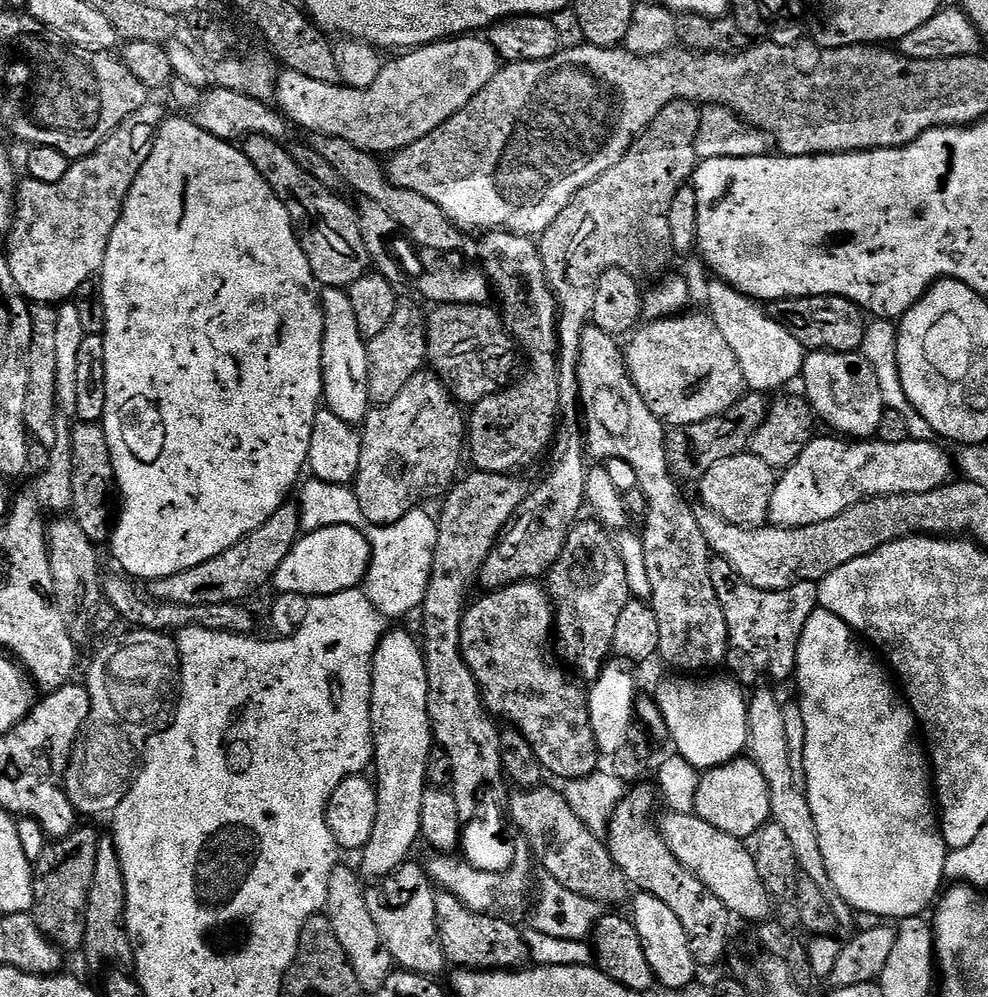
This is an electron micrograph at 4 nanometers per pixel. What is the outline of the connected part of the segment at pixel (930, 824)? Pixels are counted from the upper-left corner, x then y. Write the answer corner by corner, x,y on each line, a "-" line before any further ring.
817,606
810,614
810,618
806,618
806,626
800,635
796,651
796,671
794,673
796,688
800,691
800,720
804,723
802,787
804,795
808,797
810,814
814,816
814,830
818,834
818,846
822,850
822,862
826,864
826,874
831,891
838,893
857,913
865,912
868,916
880,916
876,918
887,918
889,921
899,922
907,920
909,916
924,916
927,913
927,908
929,907
929,911
937,903
942,892
940,883
945,883
946,880
944,866
950,849
945,846
940,833
930,761
922,751
922,744
918,739
916,715
902,699
901,693
898,691
893,677
886,671
885,665
881,663
878,656
878,661
876,661
875,655
877,656
877,653
865,647
854,635
852,629
848,627
848,624
842,622
842,618
838,618
836,614
830,614
830,610

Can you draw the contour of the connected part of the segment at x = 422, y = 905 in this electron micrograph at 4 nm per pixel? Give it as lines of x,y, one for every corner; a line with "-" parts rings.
405,862
399,864
392,871
392,875
387,877
383,882
376,882
365,891
366,906
370,906
370,914
374,918
374,924
378,926
378,932
382,934
384,945
393,961
403,971
417,972
419,976
427,976
429,978
439,977
439,972
446,968
444,959
444,951
442,950
442,942
438,938
438,920
436,918
436,893
433,881
426,873
423,863
412,864
413,862

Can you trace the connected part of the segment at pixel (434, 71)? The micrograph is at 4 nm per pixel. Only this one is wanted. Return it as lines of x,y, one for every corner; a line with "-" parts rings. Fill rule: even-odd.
480,34
435,40
432,44
424,44
397,56
400,56
397,60
389,59
385,63
384,69
378,74
378,82
374,82
374,86
369,88
350,88
340,82
327,84
306,78
305,74
281,71
276,77
275,103
293,125
298,124
312,132
311,134
342,138
358,146
363,152
391,154
426,138
426,134
438,130
438,126
461,112
502,67
500,55
496,53
494,46
490,46
487,38

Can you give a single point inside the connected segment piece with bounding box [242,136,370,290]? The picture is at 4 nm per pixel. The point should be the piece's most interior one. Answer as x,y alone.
327,227

